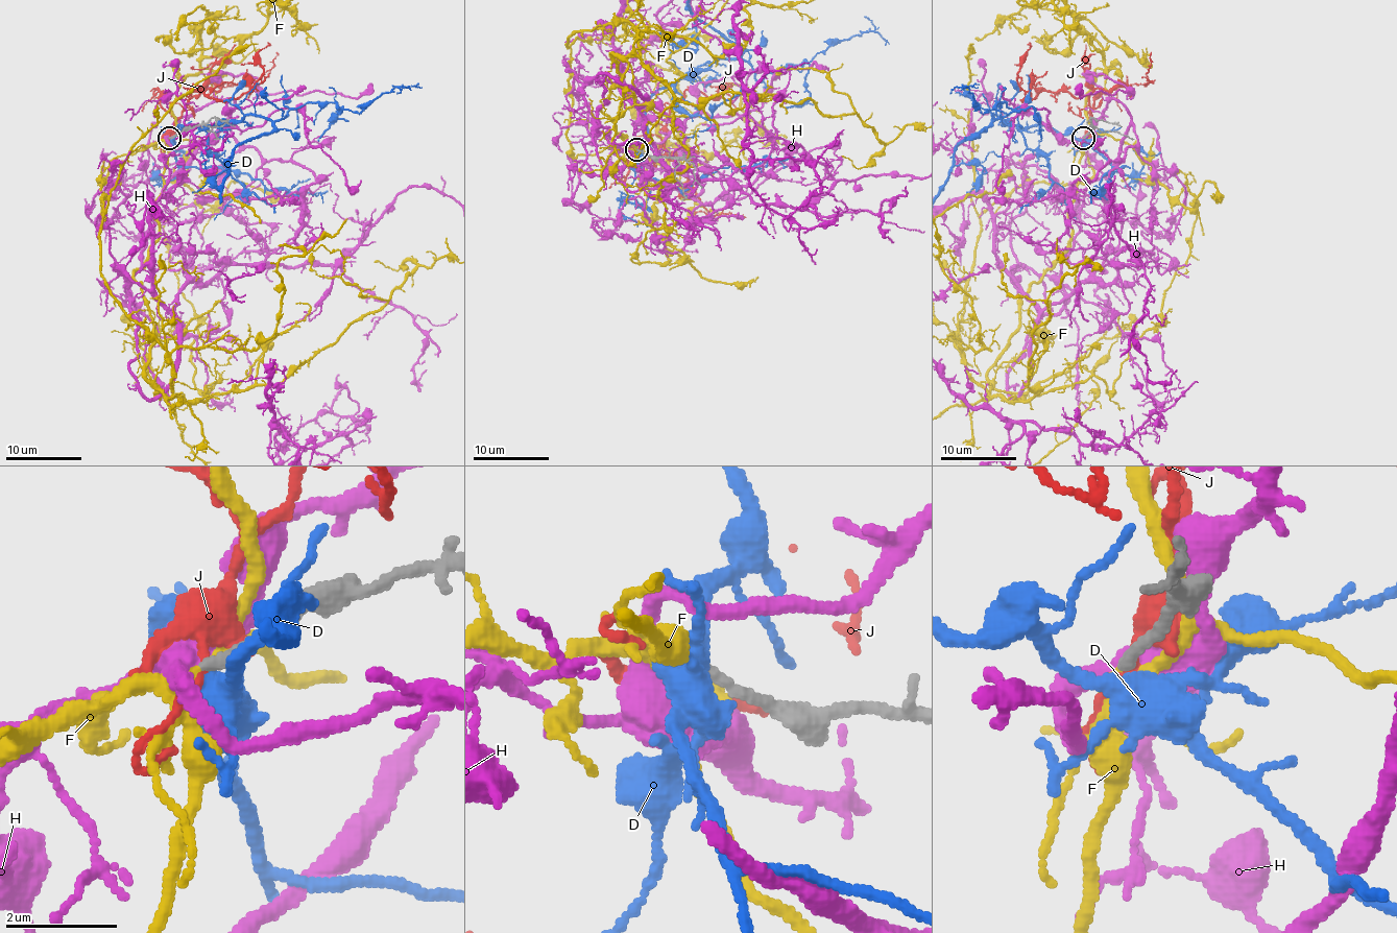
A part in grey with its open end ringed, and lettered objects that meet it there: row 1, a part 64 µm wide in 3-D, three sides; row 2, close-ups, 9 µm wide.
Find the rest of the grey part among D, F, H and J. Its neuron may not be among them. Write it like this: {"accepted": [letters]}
{"accepted": ["F"]}

